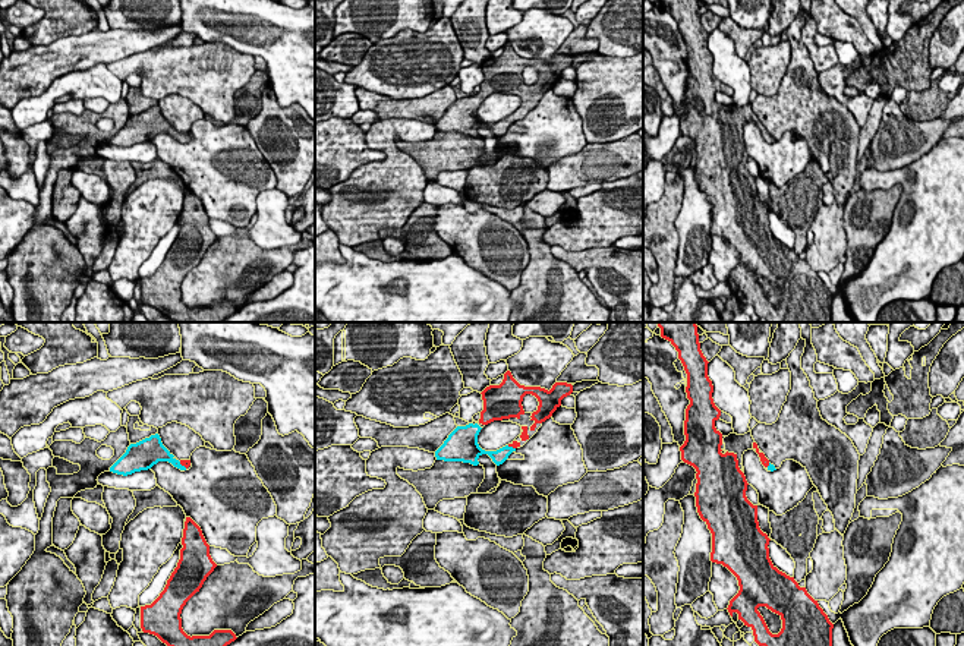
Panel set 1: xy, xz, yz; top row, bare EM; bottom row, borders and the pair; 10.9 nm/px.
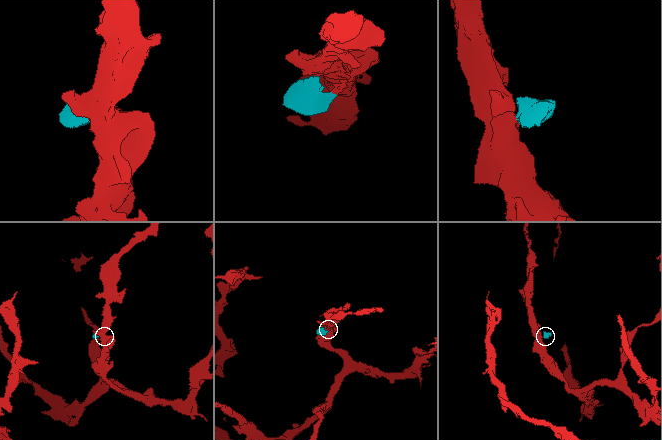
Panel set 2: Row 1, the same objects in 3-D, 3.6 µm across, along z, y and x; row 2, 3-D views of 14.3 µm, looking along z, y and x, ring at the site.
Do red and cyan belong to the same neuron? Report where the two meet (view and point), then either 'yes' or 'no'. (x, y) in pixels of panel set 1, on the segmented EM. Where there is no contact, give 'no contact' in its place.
xy (183, 465) | yes

